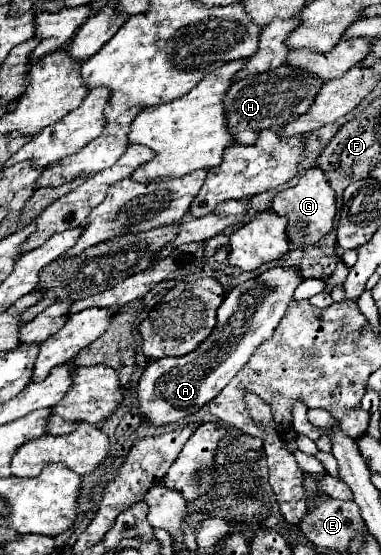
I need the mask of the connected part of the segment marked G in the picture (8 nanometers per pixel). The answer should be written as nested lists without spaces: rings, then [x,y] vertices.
[[[310,168],[298,180],[296,186],[290,186],[284,192],[278,192],[274,196],[272,210],[276,214],[288,218],[286,234],[288,234],[288,240],[294,244],[294,248],[314,246],[332,230],[334,216],[336,216],[336,194],[330,188],[330,184],[326,182],[322,170],[320,168]]]

